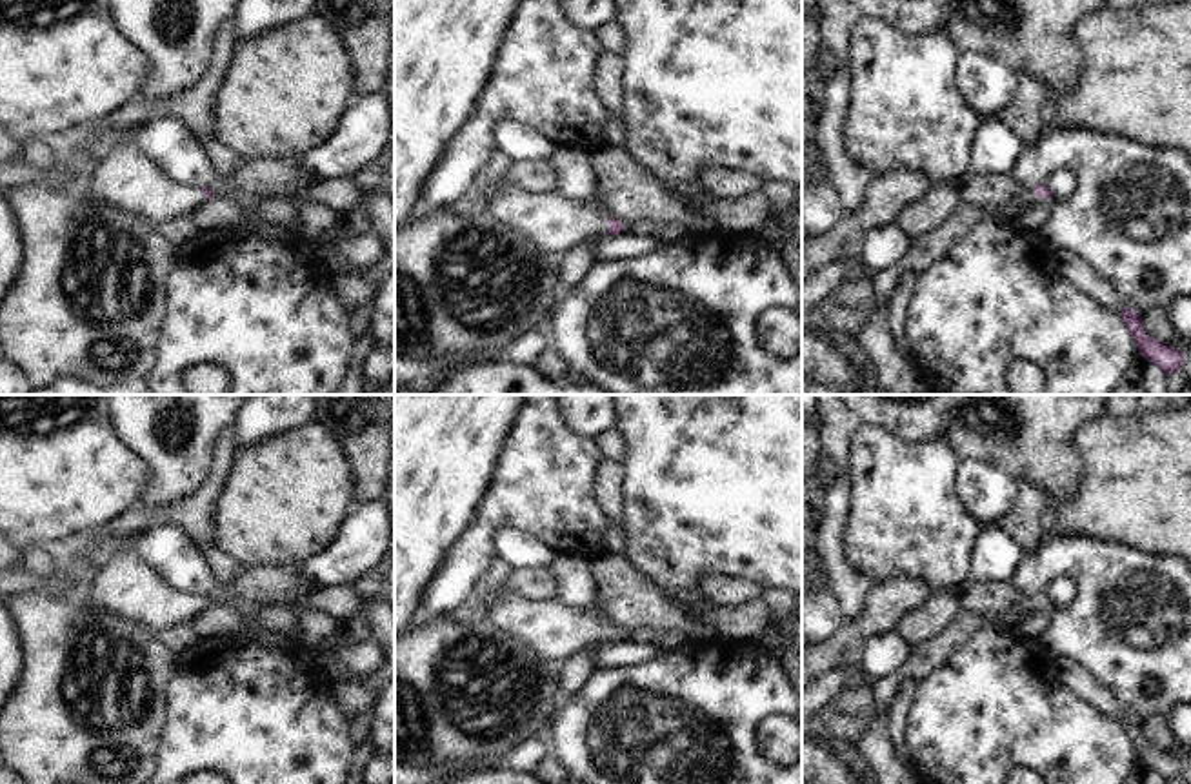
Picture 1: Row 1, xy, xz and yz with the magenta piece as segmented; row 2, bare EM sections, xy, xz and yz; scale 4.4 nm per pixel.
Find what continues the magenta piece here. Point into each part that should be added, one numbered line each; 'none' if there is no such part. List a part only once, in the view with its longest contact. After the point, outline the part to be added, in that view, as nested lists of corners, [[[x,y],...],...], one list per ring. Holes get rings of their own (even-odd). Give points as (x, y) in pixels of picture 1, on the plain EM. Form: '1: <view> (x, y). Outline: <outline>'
1: yz (924, 659). Outline: [[[1029,597],[1018,608],[1009,609],[1000,620],[991,617],[980,617],[971,613],[960,613],[960,617],[936,638],[924,642],[911,649],[906,668],[900,677],[913,678],[916,682],[926,680],[935,669],[938,669],[946,658],[969,638],[969,635],[982,626],[1002,624],[1013,628],[1013,624],[1026,613],[1036,609],[1053,609],[1053,606],[1040,606]]]

